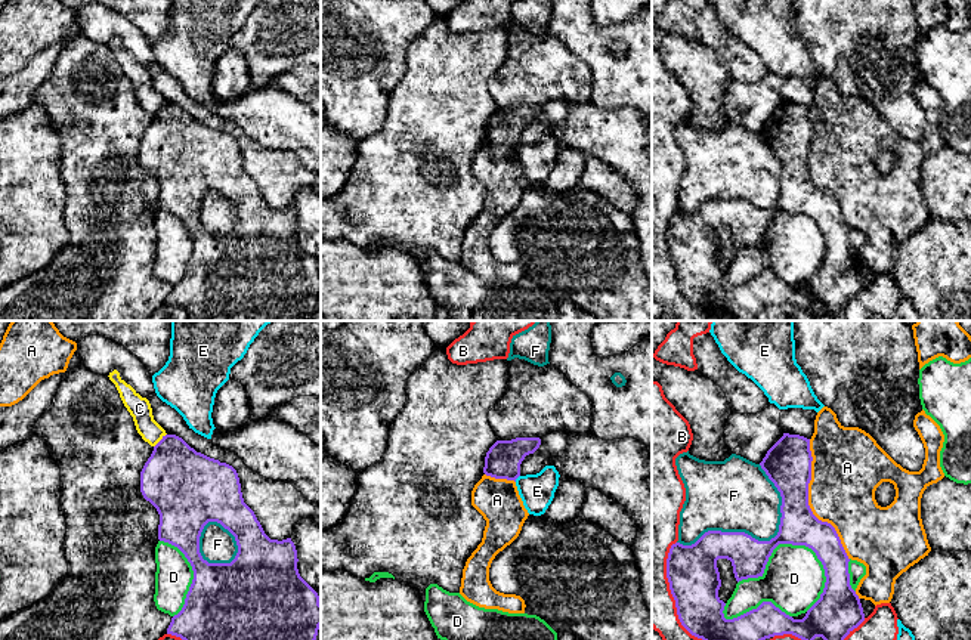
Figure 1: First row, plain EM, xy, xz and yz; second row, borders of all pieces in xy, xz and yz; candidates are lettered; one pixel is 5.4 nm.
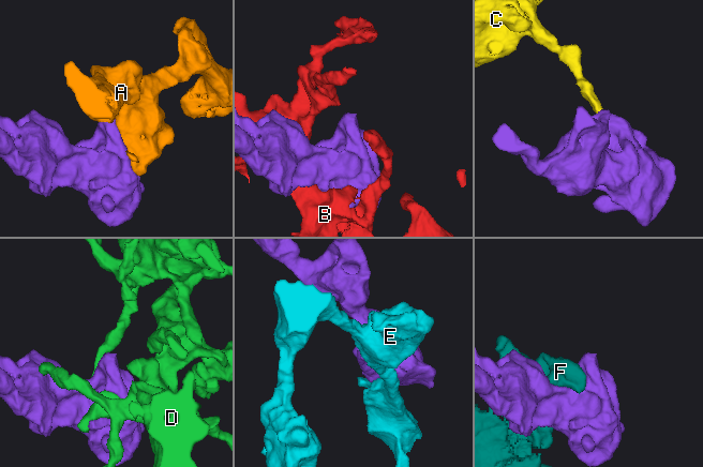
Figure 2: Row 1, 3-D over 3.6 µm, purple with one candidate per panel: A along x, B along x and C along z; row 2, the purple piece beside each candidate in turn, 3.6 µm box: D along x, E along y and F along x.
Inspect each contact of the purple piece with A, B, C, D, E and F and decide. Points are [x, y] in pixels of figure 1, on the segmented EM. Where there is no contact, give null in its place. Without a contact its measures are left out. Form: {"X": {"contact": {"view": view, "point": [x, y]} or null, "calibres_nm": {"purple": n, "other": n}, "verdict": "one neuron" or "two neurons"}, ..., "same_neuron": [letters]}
{"A": {"contact": {"view": "yz", "point": [807, 503]}, "calibres_nm": {"purple": 260, "other": 360}, "verdict": "two neurons"}, "B": {"contact": {"view": "yz", "point": [671, 593]}, "calibres_nm": {"purple": 280, "other": 240}, "verdict": "two neurons"}, "C": {"contact": {"view": "xy", "point": [160, 441]}, "calibres_nm": {"purple": 380, "other": 120}, "verdict": "two neurons"}, "D": {"contact": {"view": "yz", "point": [782, 543]}, "calibres_nm": {"purple": 200, "other": 340}, "verdict": "two neurons"}, "E": {"contact": {"view": "xz", "point": [518, 476]}, "calibres_nm": {"purple": 200, "other": 190}, "verdict": "two neurons"}, "F": {"contact": {"view": "yz", "point": [747, 534]}, "calibres_nm": {"purple": 200, "other": 400}, "verdict": "two neurons"}, "same_neuron": []}

